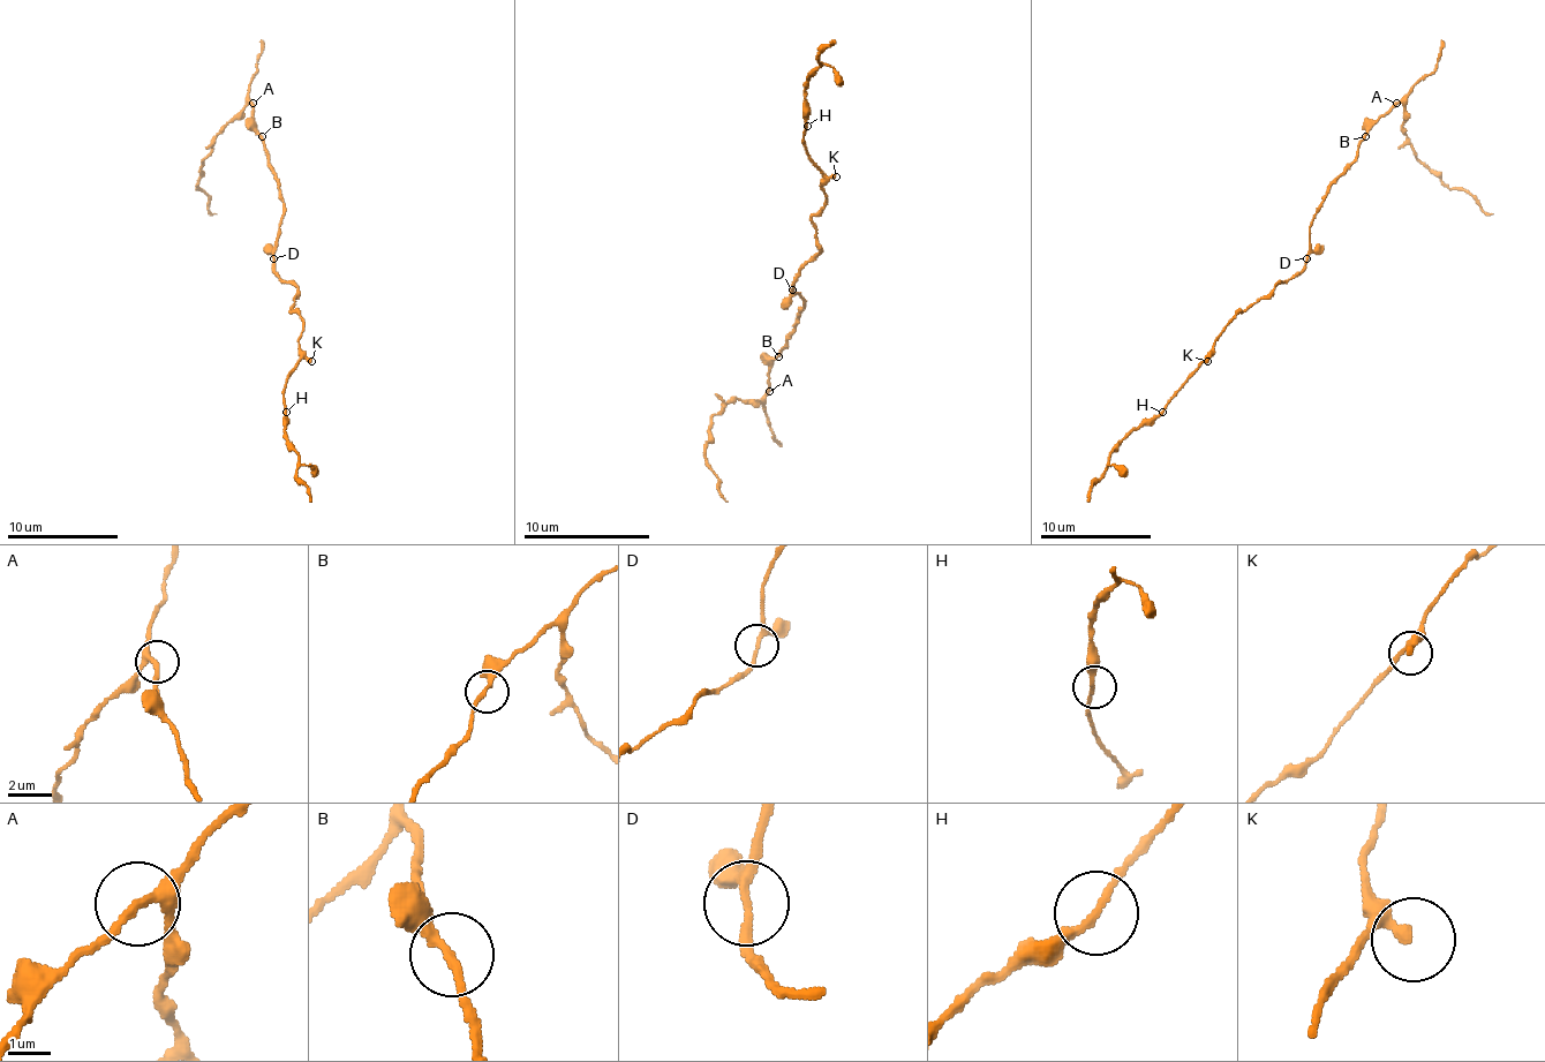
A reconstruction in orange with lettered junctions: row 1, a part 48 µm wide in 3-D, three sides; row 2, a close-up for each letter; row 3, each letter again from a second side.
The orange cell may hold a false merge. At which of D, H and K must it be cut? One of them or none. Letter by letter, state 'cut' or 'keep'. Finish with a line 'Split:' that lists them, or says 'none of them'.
D: keep
H: keep
K: keep
Split: none of them

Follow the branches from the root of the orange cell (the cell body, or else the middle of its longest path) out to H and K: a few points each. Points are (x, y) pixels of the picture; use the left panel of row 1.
H: (272, 250), (272, 270), (298, 290), (289, 309), (303, 319), (298, 343), (300, 361), (284, 390), (286, 412)
K: (272, 250), (272, 270), (298, 290), (295, 303), (289, 309), (303, 319), (298, 345), (311, 361)

